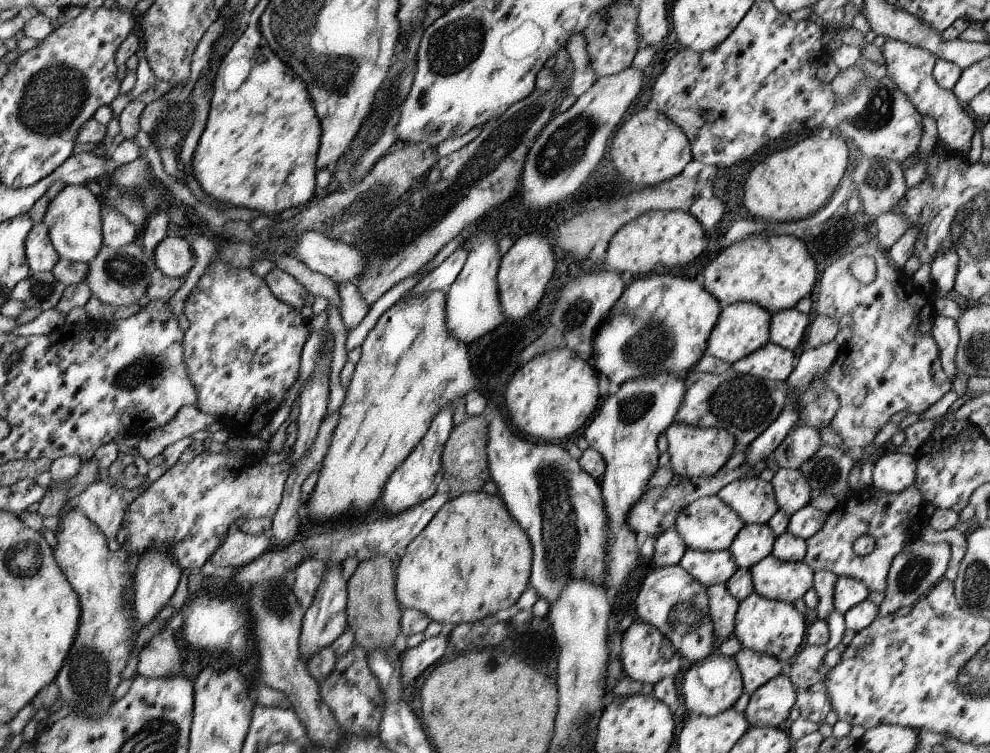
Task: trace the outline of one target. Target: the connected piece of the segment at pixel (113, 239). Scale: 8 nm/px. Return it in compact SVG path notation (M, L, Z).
M102 207L103 218L103 246L120 249L135 242L138 228L134 227L124 216L117 214L115 209Z

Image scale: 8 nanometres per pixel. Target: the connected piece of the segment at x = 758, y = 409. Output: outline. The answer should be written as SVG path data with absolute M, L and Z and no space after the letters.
M731 365L724 373L696 373L692 370L687 374L685 382L687 394L675 422L696 427L717 427L727 431L735 438L736 447L732 455L734 458L745 452L748 446L774 423L787 400L785 382L742 375L736 373Z

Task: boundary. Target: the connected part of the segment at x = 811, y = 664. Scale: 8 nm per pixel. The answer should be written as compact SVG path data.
M805 644L800 648L793 662L786 665L785 673L788 674L796 692L795 704L800 710L800 717L814 723L822 723L828 713L832 711L831 701L825 686L826 676L831 670L824 664L824 659L829 649L826 645L809 646Z

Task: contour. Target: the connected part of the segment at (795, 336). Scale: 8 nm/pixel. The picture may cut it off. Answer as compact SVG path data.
M796 308L776 312L769 325L769 342L793 352L800 346L810 324L809 316Z

